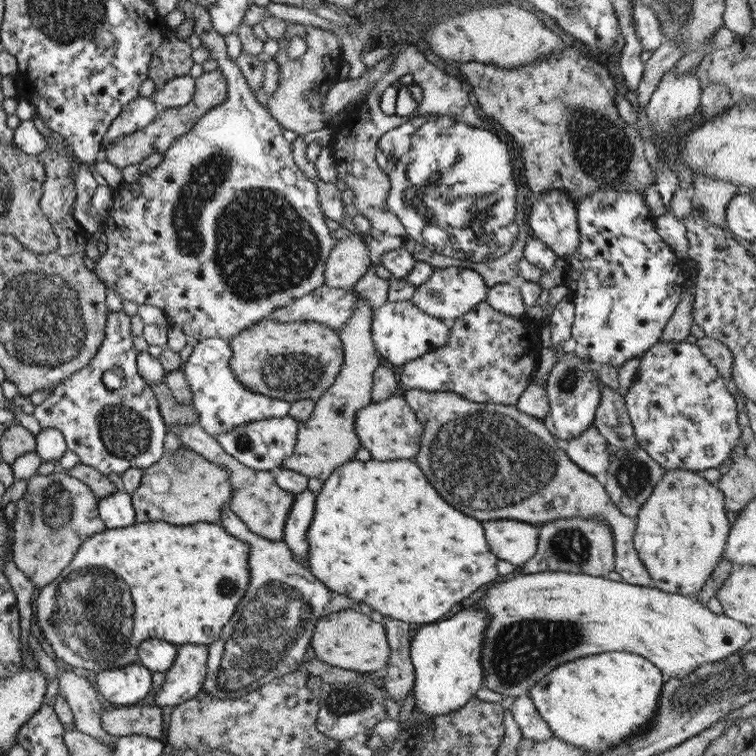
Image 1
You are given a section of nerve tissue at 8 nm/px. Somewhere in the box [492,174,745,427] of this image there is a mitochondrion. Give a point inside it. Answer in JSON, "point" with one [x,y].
{"point":[569,380]}

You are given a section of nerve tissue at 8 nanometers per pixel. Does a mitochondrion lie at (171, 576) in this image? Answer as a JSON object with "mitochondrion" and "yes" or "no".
{"mitochondrion":"no"}

